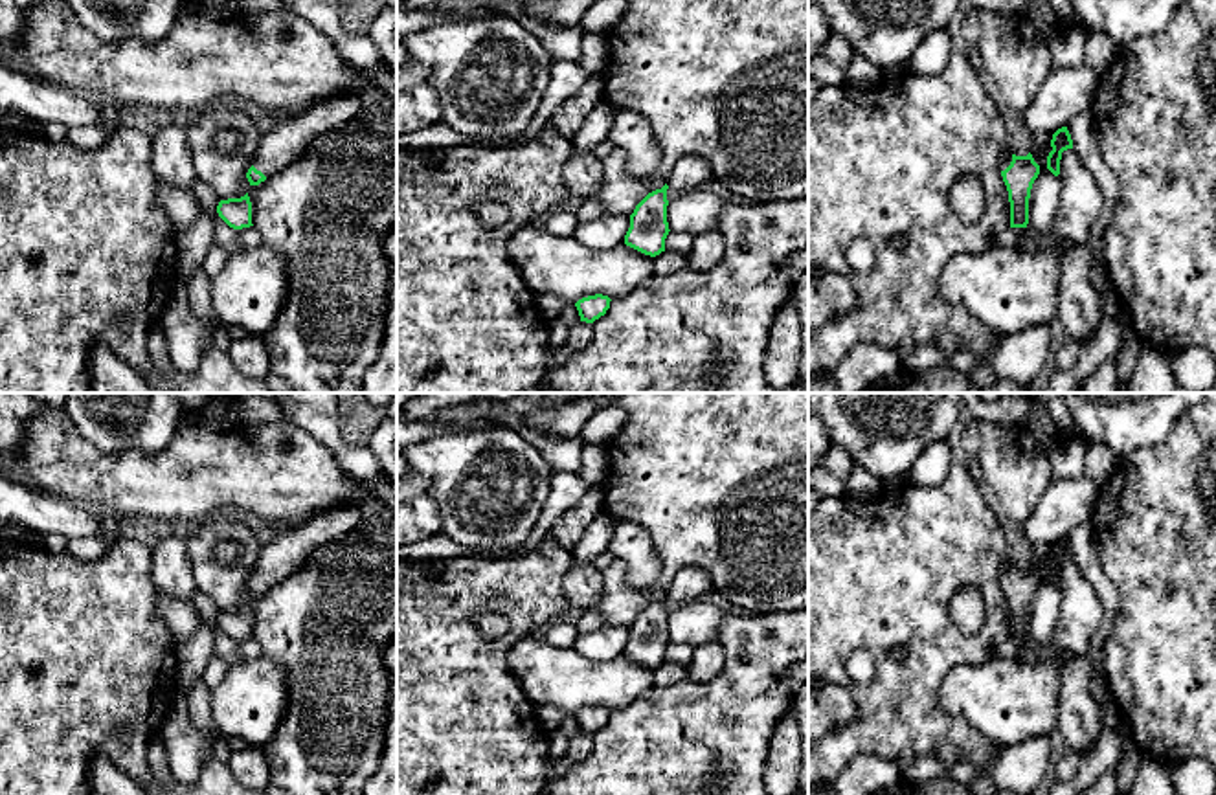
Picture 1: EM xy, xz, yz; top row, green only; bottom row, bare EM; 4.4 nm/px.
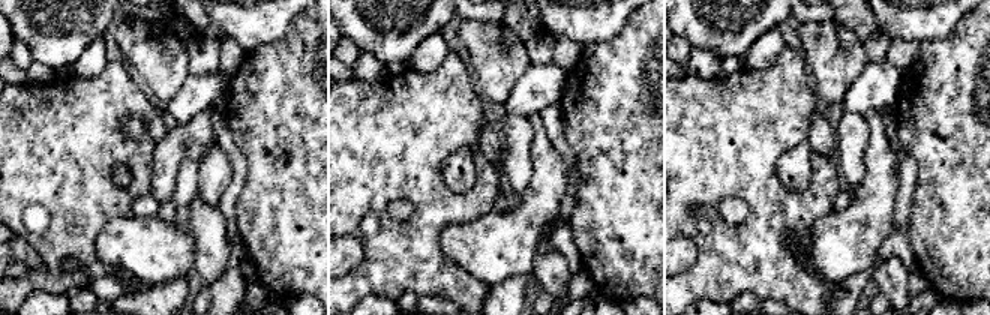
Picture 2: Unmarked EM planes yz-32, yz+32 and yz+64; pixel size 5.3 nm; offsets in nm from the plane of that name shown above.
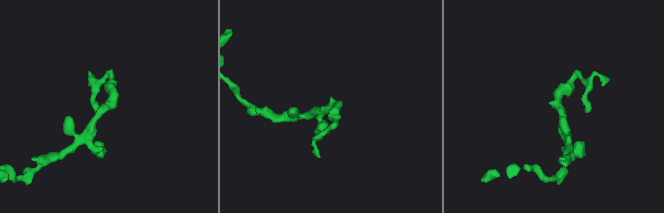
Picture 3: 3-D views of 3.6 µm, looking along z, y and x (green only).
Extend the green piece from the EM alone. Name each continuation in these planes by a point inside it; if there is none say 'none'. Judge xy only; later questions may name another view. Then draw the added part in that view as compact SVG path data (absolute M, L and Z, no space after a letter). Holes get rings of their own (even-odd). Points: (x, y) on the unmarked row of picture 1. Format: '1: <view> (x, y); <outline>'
1: xy (280, 559); M343 505L316 512L309 520L283 529L261 549L252 577L265 588L287 580L309 560L318 545L349 534L360 525L360 520L360 507Z

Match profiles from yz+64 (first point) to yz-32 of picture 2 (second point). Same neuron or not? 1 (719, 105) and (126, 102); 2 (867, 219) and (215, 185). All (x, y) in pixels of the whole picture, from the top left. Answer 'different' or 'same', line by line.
1: same
2: same

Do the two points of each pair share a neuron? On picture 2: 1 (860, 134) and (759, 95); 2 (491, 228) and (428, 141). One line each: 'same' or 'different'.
1: different
2: different

